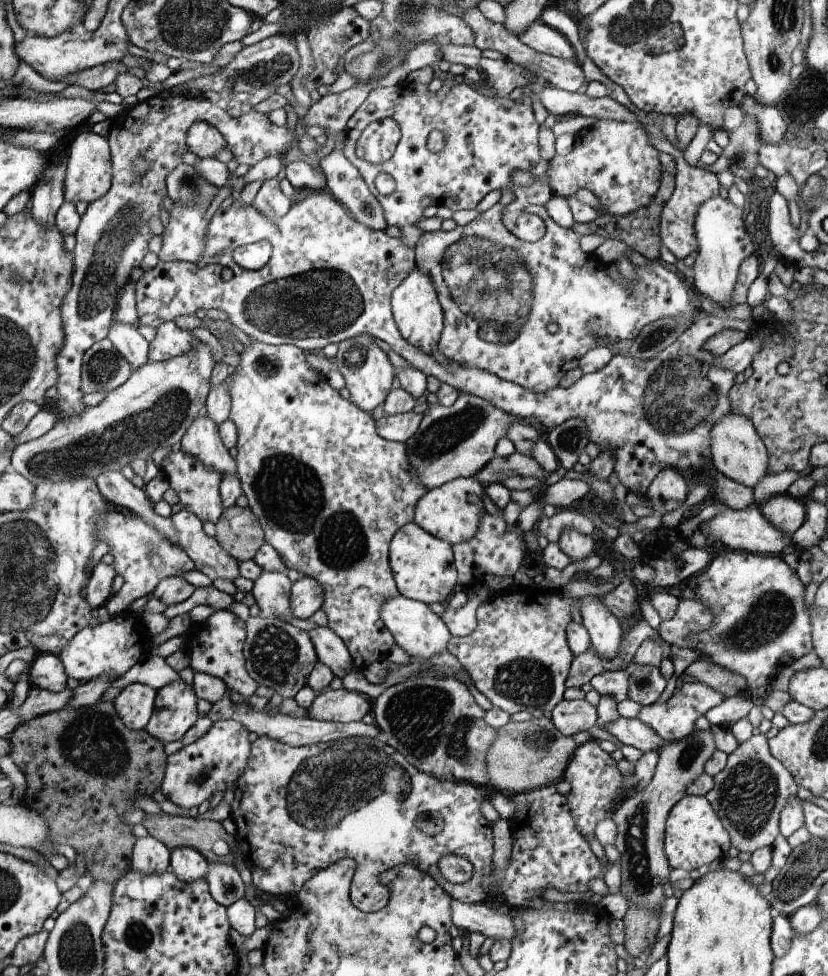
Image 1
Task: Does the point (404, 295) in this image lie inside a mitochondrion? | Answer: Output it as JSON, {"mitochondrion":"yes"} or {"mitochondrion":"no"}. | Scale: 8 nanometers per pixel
{"mitochondrion":"no"}

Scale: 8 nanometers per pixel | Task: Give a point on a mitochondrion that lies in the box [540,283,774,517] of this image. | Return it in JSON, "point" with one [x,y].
{"point":[680,395]}

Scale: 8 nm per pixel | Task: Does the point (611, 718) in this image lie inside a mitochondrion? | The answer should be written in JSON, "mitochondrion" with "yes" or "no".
{"mitochondrion":"no"}

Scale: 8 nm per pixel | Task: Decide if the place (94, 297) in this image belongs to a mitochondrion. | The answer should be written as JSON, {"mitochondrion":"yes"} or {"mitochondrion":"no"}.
{"mitochondrion":"yes"}

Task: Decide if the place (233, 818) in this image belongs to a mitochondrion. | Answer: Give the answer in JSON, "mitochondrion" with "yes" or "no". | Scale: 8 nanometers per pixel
{"mitochondrion":"no"}

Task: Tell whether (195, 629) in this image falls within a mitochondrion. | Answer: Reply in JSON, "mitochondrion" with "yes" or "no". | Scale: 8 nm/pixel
{"mitochondrion":"no"}

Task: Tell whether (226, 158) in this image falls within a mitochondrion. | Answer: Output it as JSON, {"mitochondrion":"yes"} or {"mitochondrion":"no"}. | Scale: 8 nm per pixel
{"mitochondrion":"no"}

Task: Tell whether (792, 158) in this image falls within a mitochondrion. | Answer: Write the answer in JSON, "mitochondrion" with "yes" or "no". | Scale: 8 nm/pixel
{"mitochondrion":"no"}

